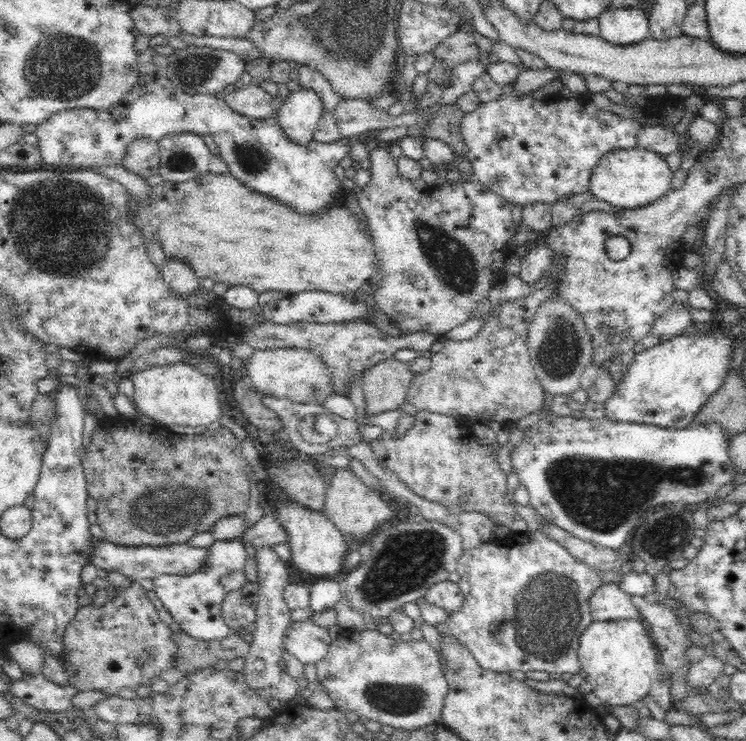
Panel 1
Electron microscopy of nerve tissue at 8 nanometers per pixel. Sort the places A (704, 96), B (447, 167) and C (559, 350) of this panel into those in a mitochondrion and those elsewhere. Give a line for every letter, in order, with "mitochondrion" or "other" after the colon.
A: other
B: other
C: mitochondrion

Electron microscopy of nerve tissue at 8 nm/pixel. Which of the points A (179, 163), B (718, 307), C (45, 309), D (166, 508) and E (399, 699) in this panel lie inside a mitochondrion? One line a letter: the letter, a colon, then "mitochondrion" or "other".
A: mitochondrion
B: other
C: other
D: mitochondrion
E: mitochondrion

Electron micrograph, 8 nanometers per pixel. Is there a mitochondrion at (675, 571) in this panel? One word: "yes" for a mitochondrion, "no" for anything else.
no

